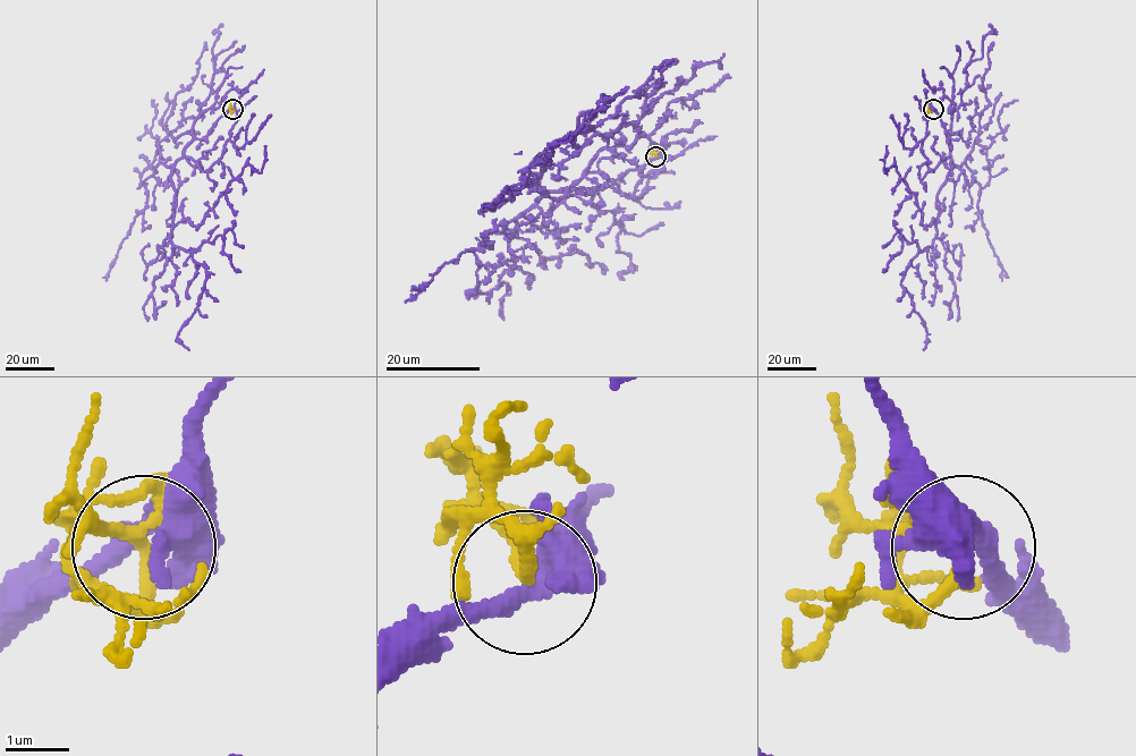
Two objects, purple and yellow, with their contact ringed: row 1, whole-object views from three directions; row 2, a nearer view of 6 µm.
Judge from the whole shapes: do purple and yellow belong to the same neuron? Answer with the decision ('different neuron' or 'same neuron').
different neuron

